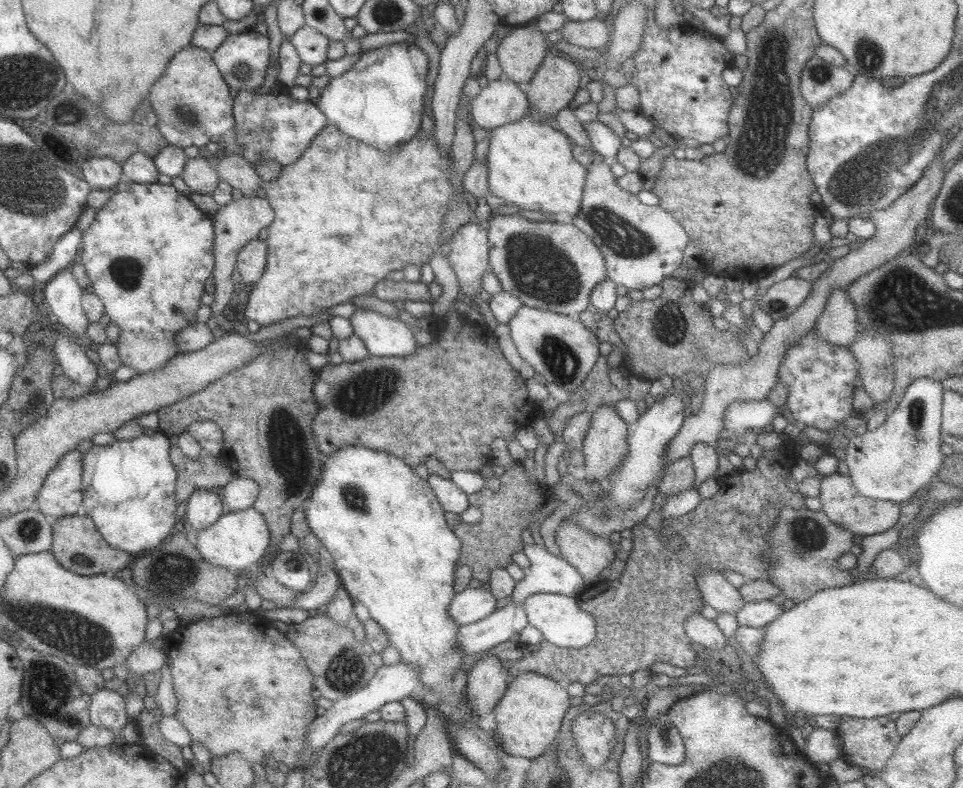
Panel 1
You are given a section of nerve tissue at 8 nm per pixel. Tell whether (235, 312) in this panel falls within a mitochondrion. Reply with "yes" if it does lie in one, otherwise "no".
no

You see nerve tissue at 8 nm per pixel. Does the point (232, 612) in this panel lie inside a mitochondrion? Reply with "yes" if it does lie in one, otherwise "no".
no

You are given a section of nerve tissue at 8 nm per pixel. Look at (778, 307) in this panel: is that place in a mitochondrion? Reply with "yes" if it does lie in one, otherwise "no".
no

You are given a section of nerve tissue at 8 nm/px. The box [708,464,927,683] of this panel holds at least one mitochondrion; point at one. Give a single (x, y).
(809, 538)

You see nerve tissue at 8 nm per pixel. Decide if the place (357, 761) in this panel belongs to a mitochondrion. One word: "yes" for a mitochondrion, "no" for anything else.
yes

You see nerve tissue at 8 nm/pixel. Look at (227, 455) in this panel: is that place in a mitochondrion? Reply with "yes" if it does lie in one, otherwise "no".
no

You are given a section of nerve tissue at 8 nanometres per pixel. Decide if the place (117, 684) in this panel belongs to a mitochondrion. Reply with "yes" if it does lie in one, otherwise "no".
no

